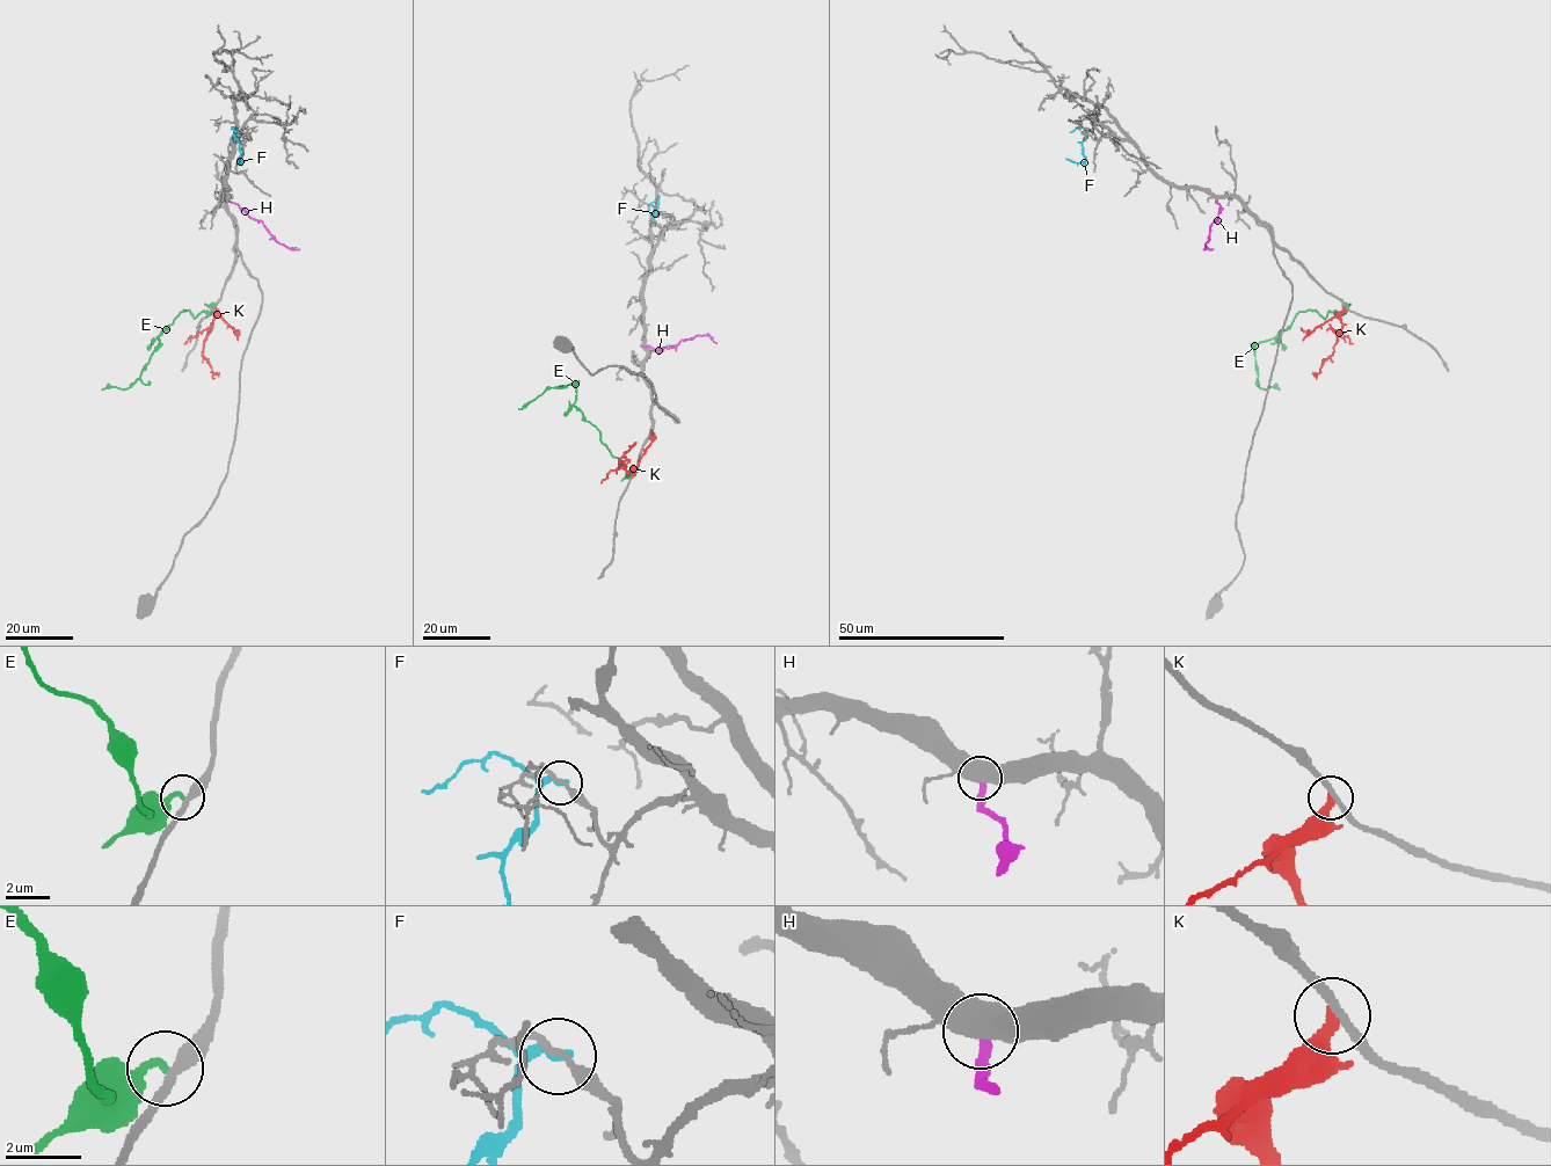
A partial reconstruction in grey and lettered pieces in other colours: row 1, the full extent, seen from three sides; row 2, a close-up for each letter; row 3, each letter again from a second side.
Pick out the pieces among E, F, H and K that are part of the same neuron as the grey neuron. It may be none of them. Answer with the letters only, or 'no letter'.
no letter

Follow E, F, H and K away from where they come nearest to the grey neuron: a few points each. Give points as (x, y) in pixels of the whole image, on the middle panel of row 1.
E: (633, 473), (628, 475), (626, 465), (601, 441), (599, 430), (574, 405), (575, 385), (547, 387), (518, 408)
F: (654, 220), (650, 217), (656, 211), (657, 216), (660, 195)
H: (642, 347), (663, 350), (676, 347), (682, 341), (708, 335), (716, 343)
K: (632, 475), (634, 471), (627, 472), (619, 463), (635, 442)

